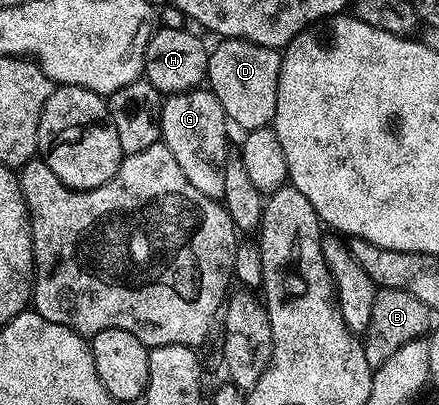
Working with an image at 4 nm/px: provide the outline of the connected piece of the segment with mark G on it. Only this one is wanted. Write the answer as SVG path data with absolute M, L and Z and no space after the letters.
M203 87L190 92L173 92L163 101L160 110L162 142L170 154L174 154L174 162L182 166L186 179L212 200L220 200L224 195L224 167L230 155L228 128L230 121L218 98Z

